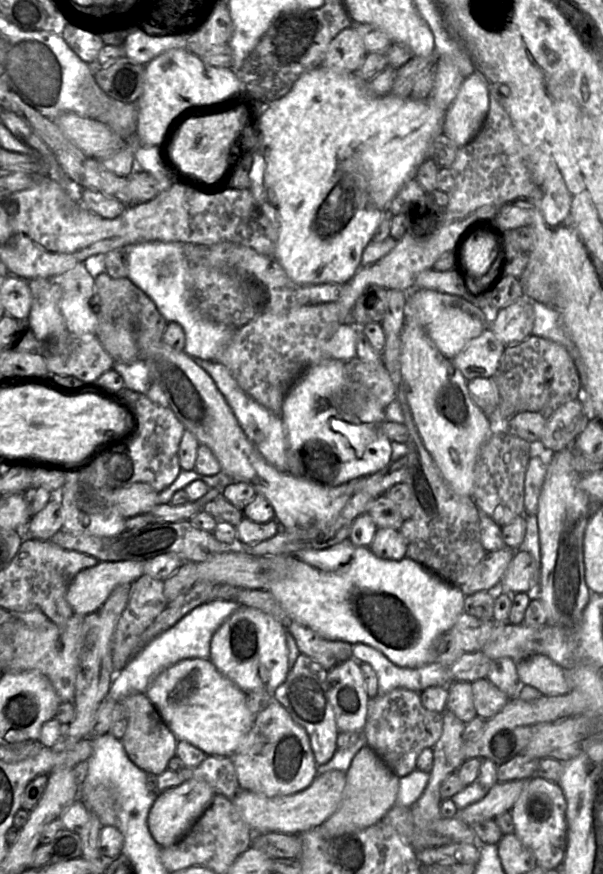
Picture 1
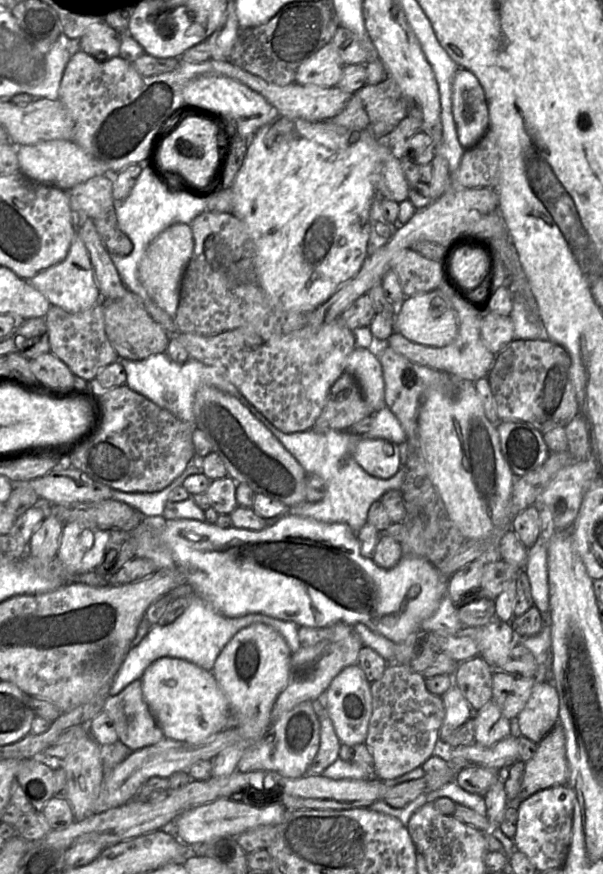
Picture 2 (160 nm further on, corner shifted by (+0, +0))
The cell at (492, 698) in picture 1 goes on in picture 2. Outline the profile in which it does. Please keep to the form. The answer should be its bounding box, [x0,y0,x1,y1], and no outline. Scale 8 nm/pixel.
[492,670,538,722]

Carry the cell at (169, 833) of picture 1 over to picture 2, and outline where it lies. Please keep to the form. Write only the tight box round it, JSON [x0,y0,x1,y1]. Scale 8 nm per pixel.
[212,623,291,777]

